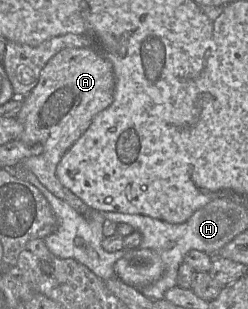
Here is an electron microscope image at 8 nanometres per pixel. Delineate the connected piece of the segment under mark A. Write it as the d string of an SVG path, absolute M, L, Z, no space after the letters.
M64 48L42 69L37 85L24 97L22 108L16 117L24 128L19 140L28 145L43 147L41 153L26 158L20 166L33 173L51 193L84 217L89 217L90 210L95 209L91 209L61 184L56 167L65 152L88 129L93 119L112 104L115 84L112 63L95 48Z

